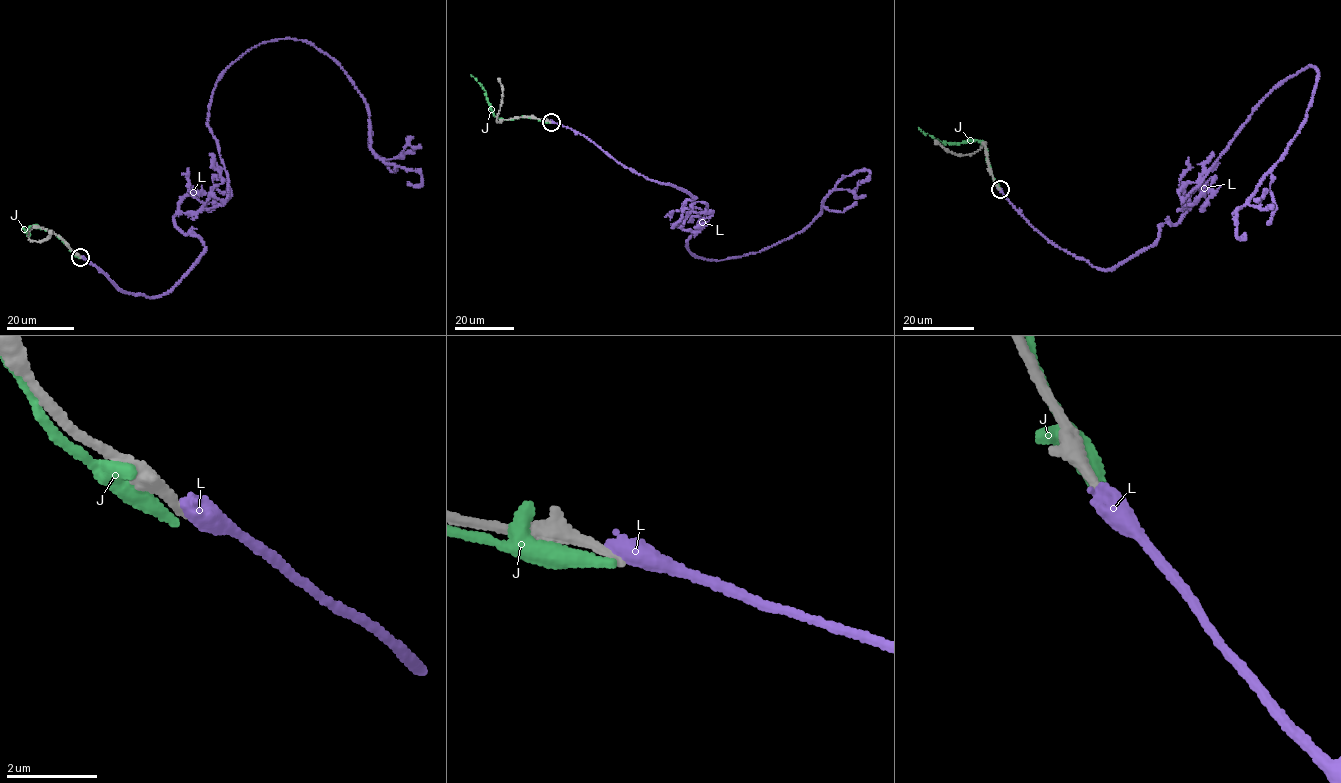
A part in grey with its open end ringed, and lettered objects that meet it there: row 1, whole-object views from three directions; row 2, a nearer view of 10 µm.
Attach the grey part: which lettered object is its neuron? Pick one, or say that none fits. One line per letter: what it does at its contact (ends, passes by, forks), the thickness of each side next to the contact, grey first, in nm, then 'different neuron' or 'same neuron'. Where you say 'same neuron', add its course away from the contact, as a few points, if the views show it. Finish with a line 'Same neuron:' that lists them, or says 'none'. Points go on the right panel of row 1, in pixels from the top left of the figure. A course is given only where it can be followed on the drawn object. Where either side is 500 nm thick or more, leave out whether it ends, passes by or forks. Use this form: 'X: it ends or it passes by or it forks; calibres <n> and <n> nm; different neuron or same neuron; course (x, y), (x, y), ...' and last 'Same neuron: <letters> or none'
J: it passes by; calibres 320 and 420 nm; different neuron
L: it ends; calibres 240 and 480 nm; different neuron
Same neuron: none

